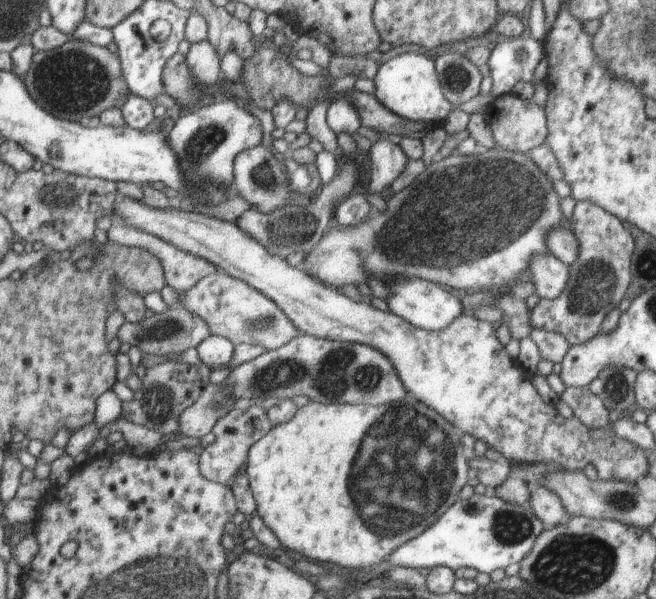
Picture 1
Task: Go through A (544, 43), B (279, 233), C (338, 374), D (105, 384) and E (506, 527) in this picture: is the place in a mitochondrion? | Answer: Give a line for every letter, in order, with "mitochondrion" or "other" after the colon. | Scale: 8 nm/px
A: other
B: mitochondrion
C: mitochondrion
D: other
E: mitochondrion

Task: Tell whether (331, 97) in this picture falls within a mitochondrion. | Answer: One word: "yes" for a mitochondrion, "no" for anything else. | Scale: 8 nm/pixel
no

